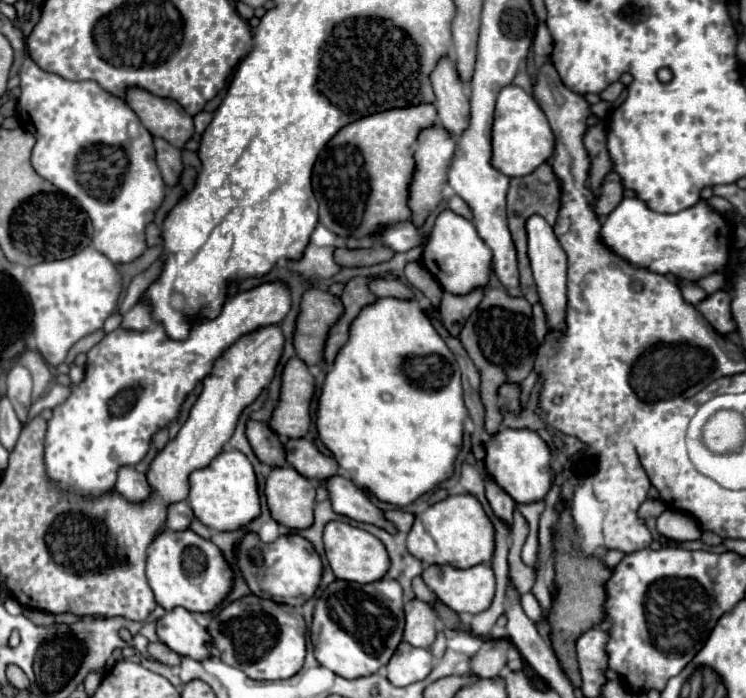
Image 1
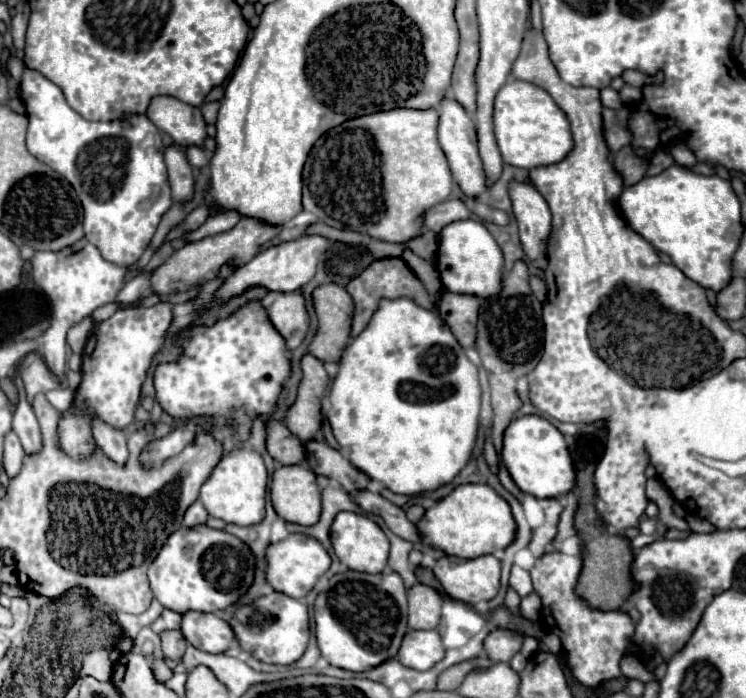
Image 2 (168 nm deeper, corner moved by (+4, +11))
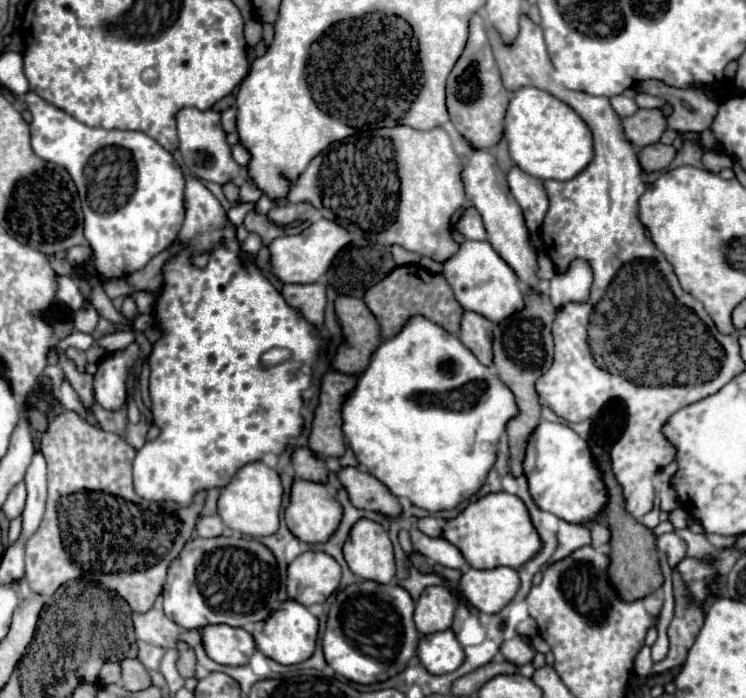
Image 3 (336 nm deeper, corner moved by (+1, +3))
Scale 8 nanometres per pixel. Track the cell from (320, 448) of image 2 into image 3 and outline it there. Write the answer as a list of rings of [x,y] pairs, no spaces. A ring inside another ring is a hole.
[[[342,468],[338,472],[338,478],[342,486],[348,490],[350,500],[356,508],[382,512],[392,518],[398,518],[402,514],[398,498],[372,474],[360,472],[358,468]]]

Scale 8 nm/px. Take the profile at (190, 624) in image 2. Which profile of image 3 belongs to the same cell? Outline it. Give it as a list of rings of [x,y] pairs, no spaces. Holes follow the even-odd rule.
[[[226,624],[206,626],[202,630],[202,642],[212,660],[228,666],[244,666],[256,652],[254,638],[244,628],[232,628]]]

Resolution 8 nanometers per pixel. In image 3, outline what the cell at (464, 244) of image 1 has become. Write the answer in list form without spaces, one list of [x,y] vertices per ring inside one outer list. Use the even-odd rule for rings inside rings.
[[[466,240],[460,244],[460,252],[444,264],[444,278],[452,286],[454,296],[464,310],[478,312],[492,322],[502,322],[524,308],[524,294],[518,286],[516,274],[508,268],[508,264],[504,264],[488,242]]]

